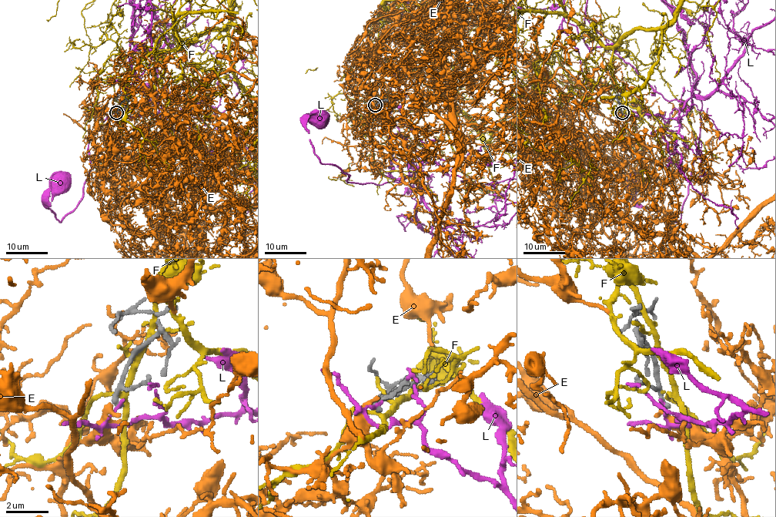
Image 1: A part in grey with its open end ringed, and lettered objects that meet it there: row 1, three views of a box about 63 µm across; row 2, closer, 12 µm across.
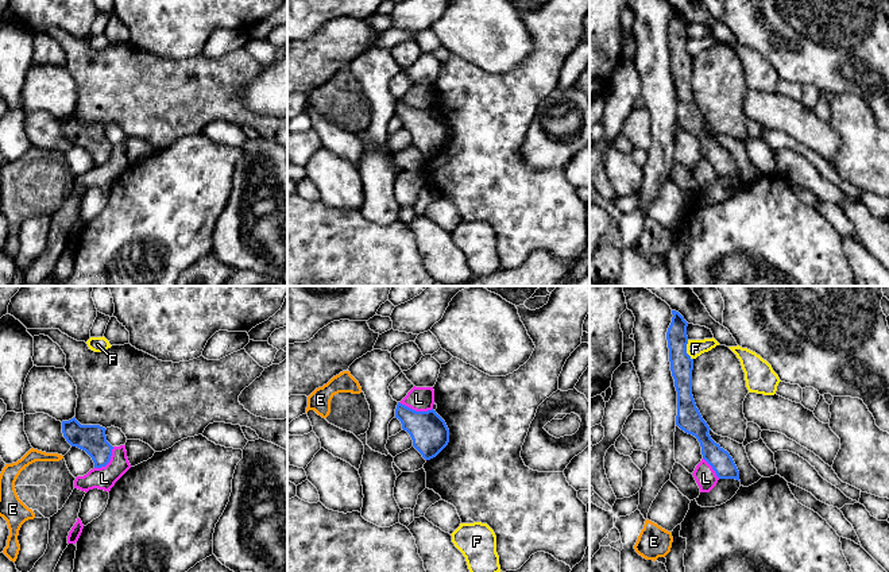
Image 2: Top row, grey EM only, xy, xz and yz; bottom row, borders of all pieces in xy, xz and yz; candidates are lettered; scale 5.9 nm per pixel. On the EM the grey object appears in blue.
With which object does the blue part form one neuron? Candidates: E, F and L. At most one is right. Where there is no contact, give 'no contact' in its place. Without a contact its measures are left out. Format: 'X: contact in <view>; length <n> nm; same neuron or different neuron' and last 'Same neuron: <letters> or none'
E: no contact; same neuron
F: contact in yz; length 120 nm; different neuron
L: contact in xz; length 220 nm; different neuron
Same neuron: E

